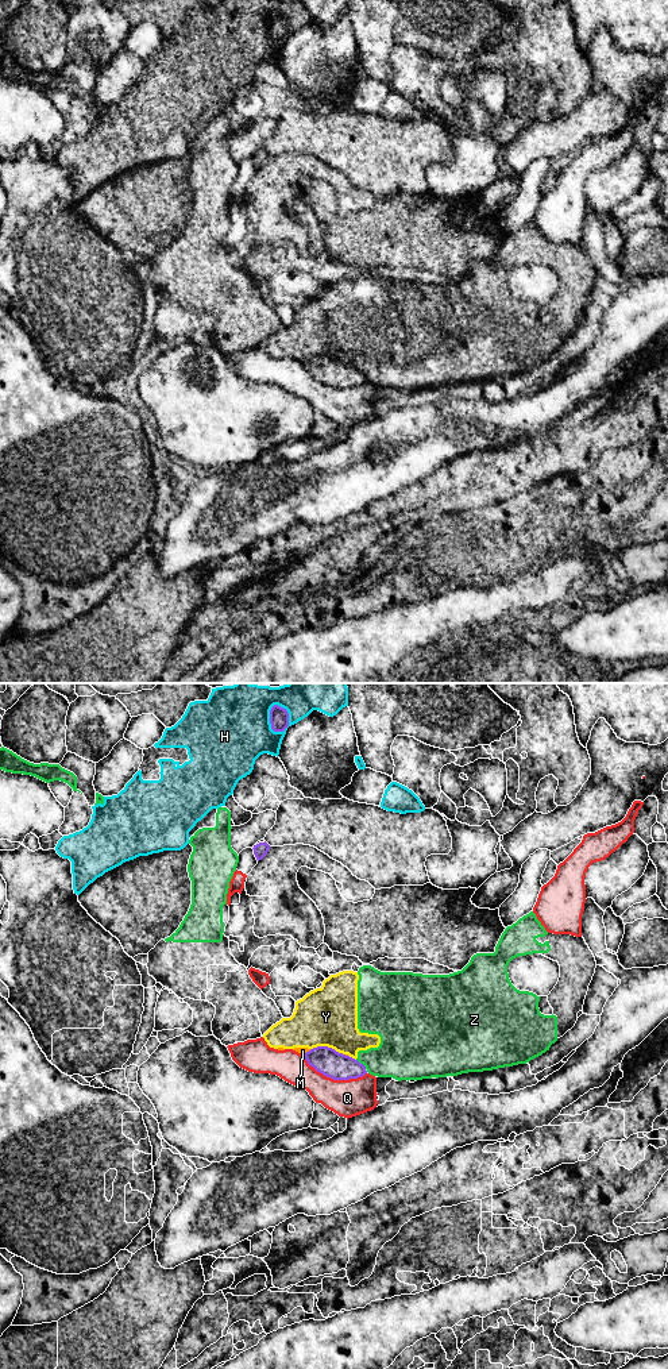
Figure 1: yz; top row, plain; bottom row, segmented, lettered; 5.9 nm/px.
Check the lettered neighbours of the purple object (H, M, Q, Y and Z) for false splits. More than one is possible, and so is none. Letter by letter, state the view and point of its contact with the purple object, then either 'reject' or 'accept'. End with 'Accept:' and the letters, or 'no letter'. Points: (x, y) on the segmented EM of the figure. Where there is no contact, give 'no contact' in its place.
H: yz (270, 721) | reject
M: yz (307, 1052) | reject
Q: yz (334, 1079) | reject
Y: yz (327, 1047) | reject
Z: yz (362, 1064) | reject
Accept: no letter

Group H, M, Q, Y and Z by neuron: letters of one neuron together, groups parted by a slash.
H / M Y Z / Q

